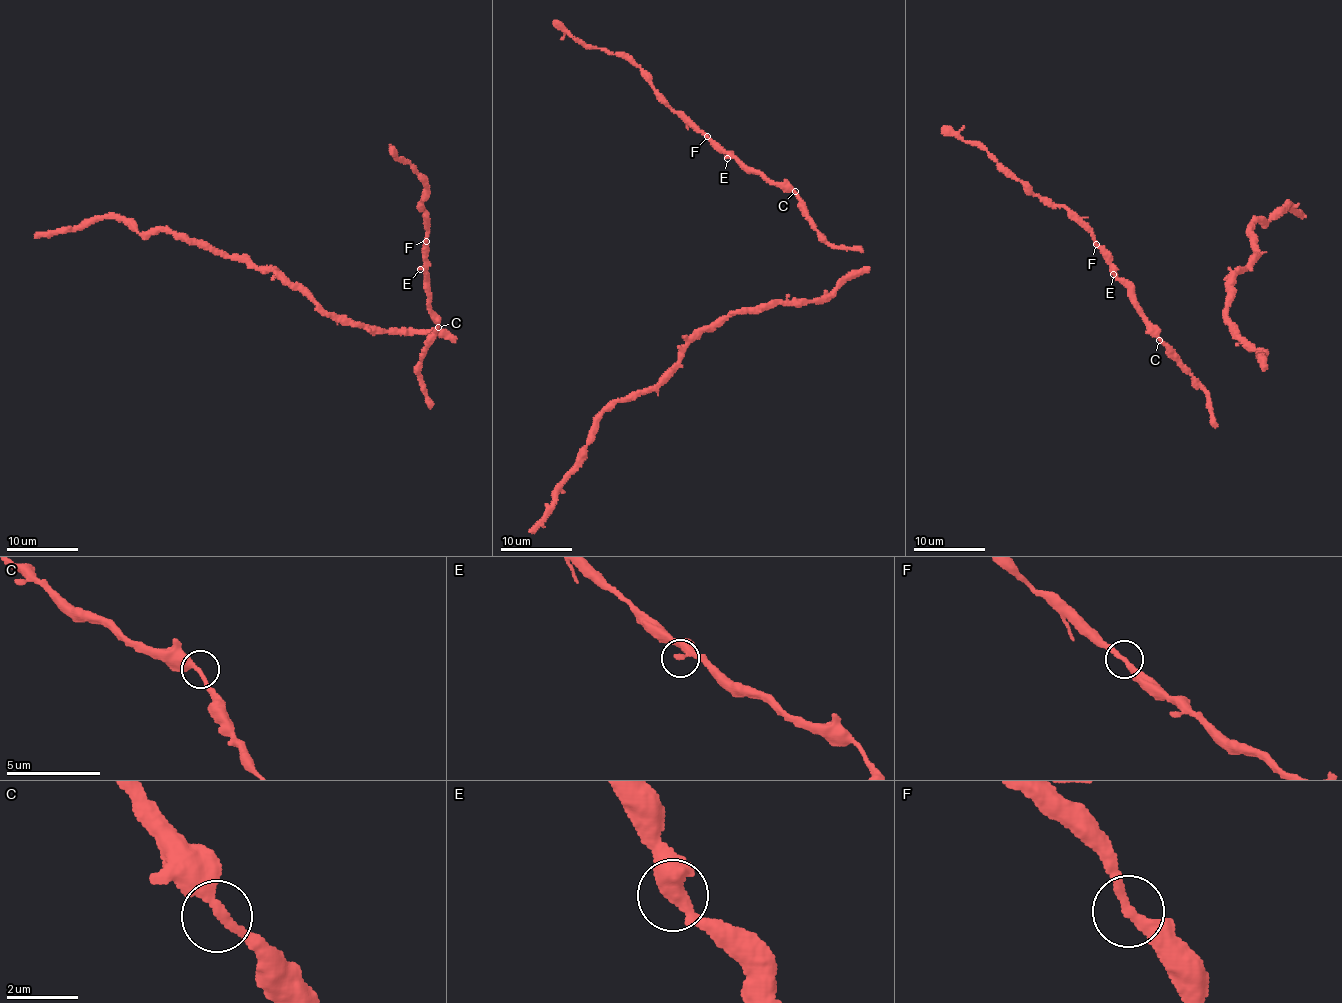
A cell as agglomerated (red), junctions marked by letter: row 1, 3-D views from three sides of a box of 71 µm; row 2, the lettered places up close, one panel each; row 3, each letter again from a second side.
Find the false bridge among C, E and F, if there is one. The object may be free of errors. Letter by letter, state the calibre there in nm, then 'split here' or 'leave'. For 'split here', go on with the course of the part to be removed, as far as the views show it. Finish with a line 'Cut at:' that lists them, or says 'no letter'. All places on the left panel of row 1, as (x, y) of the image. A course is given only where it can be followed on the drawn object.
C: 280 nm thick; leave
E: 280 nm thick; leave
F: 280 nm thick; leave
Cut at: no letter

